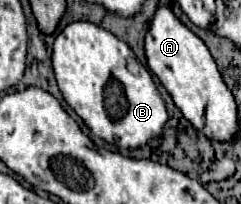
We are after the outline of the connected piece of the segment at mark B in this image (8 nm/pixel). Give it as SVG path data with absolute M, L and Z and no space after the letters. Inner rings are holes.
M72 21L56 35L52 45L52 69L64 101L90 127L90 131L118 147L140 147L150 137L162 135L168 113L152 75L138 63L138 73L126 67L132 49L114 33L90 23Z

